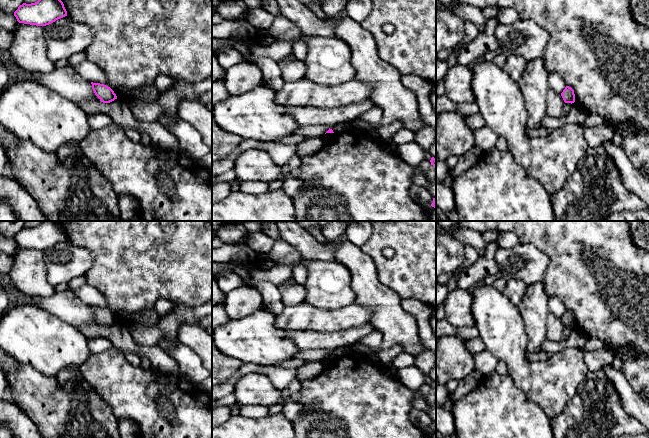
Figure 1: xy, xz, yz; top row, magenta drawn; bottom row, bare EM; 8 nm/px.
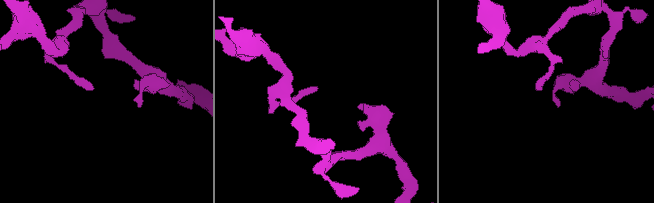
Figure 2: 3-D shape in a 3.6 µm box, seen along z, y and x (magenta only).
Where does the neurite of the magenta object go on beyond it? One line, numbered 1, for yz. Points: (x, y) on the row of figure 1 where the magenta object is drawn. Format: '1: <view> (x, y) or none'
1: none

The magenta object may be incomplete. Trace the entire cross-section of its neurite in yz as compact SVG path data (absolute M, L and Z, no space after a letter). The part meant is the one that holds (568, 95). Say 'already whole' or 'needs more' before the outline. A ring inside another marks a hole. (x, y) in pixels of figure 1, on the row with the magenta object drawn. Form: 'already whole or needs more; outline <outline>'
already whole; outline M569 86L565 87L563 92L561 93L561 96L562 96L565 103L571 103L572 104L575 102L574 90Z

